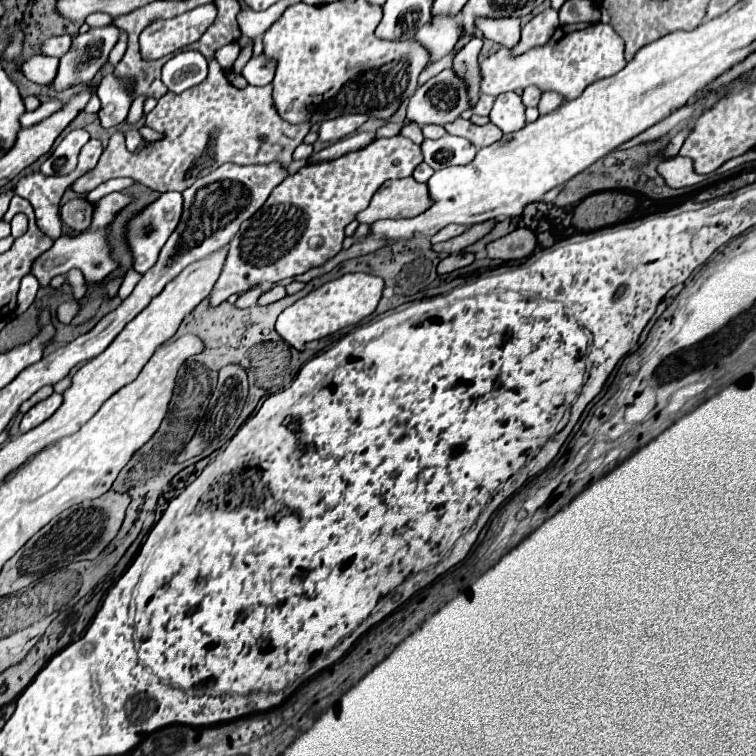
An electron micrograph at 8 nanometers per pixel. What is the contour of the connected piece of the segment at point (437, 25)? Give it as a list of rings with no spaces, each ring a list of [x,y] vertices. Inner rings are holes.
[[[433,17],[417,31],[415,39],[429,49],[431,61],[437,61],[457,43],[459,21],[455,17]]]

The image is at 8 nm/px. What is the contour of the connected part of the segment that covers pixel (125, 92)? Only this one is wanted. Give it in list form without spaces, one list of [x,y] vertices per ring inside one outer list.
[[[115,73],[103,77],[97,95],[103,103],[98,116],[104,128],[116,126],[126,120],[133,101],[131,91],[133,91],[131,79],[119,79]]]

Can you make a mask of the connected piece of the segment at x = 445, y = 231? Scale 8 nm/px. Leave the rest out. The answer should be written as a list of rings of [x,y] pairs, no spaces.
[[[447,225],[447,227],[443,227],[439,233],[435,233],[435,235],[431,237],[431,243],[449,241],[449,239],[453,239],[453,237],[461,235],[463,231],[467,231],[467,227],[463,227],[463,225]]]

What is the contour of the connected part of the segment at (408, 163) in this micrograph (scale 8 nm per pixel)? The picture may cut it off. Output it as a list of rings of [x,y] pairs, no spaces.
[[[397,135],[391,139],[375,139],[371,145],[333,161],[309,163],[289,175],[271,191],[265,205],[241,225],[229,243],[227,261],[209,295],[209,305],[217,307],[227,301],[229,295],[241,295],[261,283],[293,279],[333,259],[341,251],[345,227],[359,211],[367,209],[375,191],[389,179],[409,177],[421,161],[421,147]]]

